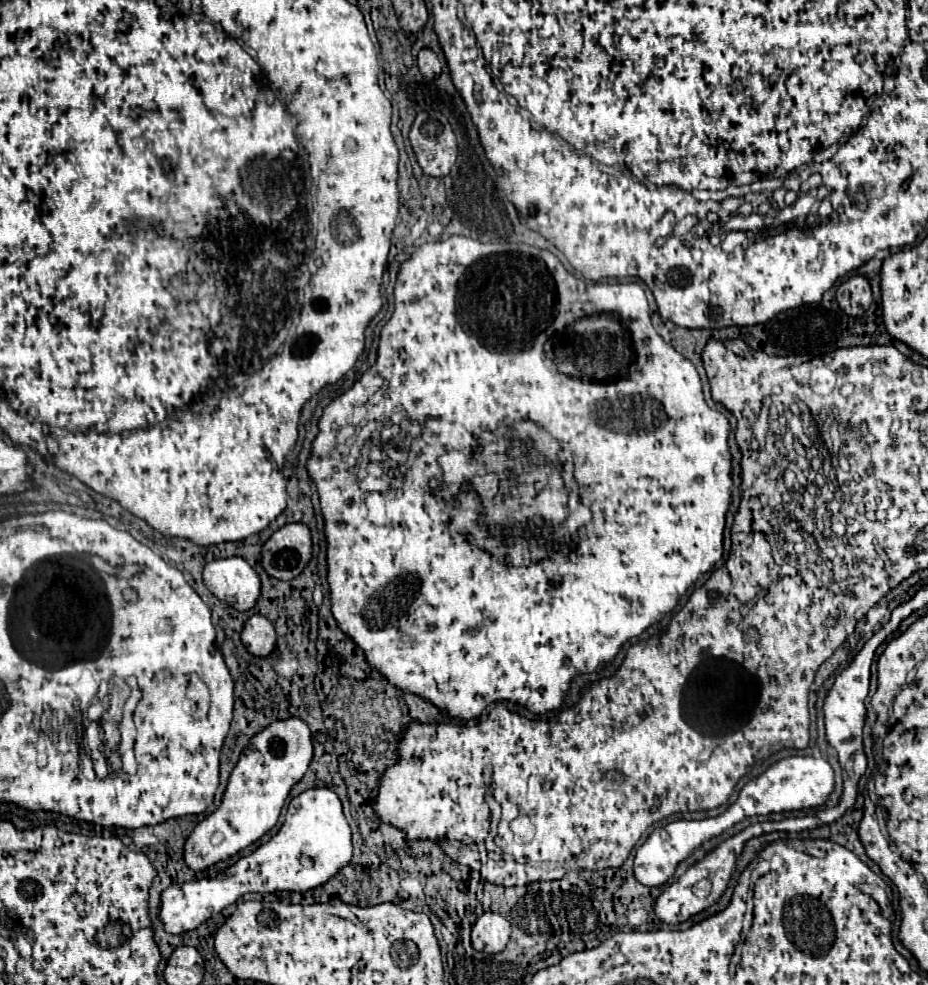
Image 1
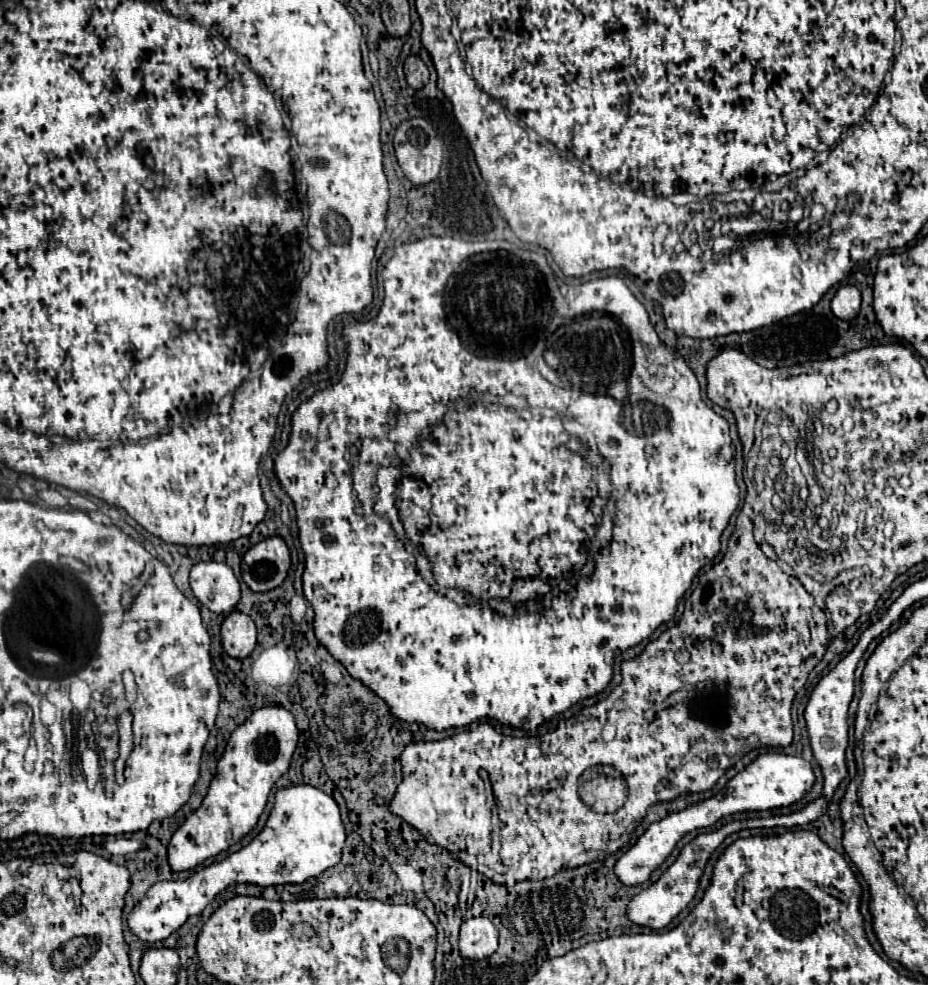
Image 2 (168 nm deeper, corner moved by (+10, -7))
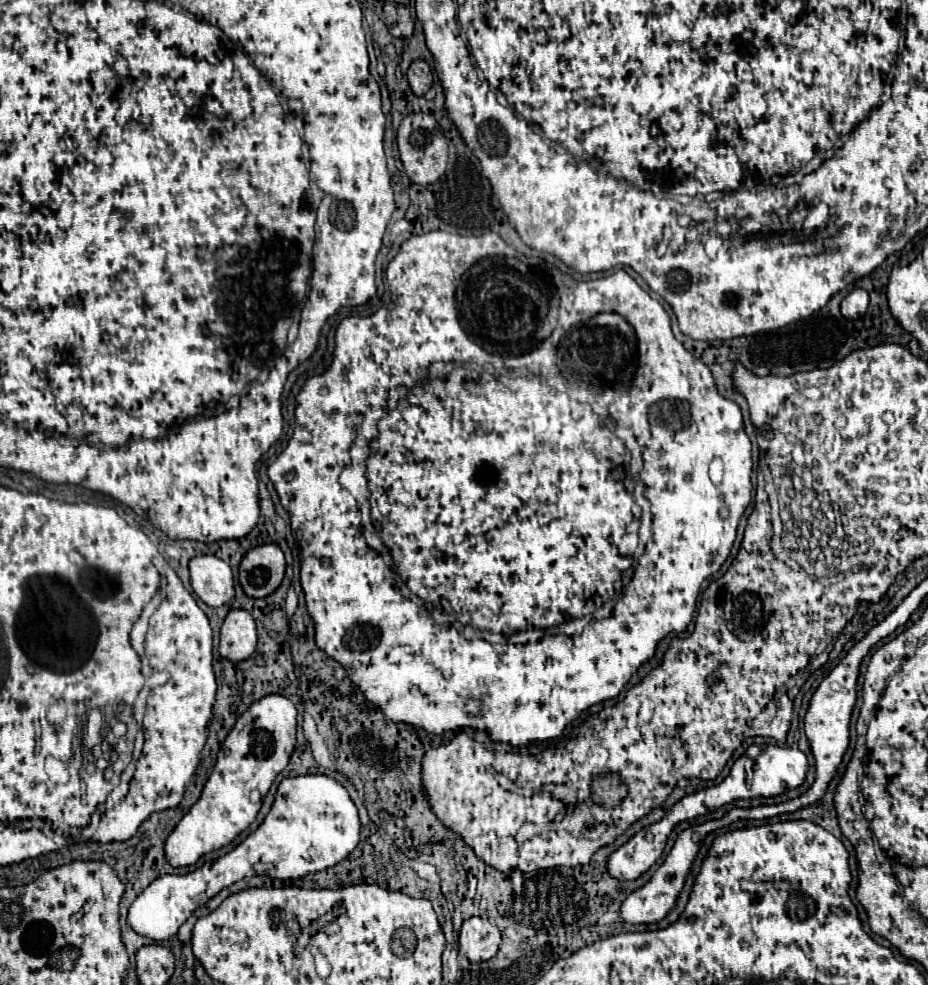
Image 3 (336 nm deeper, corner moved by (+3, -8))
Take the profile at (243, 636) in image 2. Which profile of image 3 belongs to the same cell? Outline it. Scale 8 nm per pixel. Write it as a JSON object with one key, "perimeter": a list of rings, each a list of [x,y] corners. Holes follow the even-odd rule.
{"perimeter":[[[232,609],[220,631],[220,655],[230,661],[244,661],[256,651],[256,621],[244,609]]]}

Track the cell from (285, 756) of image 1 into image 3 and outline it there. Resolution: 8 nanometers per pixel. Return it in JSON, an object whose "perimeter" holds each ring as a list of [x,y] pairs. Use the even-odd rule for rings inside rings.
{"perimeter":[[[266,695],[252,703],[250,709],[236,721],[224,741],[224,755],[208,777],[200,799],[182,817],[176,829],[166,839],[166,859],[172,867],[194,865],[202,855],[228,847],[242,831],[246,831],[266,797],[276,775],[286,769],[296,747],[296,707],[282,695]]]}

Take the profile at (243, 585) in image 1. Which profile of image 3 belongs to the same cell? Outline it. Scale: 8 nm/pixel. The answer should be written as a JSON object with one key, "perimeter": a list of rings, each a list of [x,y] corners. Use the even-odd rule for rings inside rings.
{"perimeter":[[[202,555],[190,561],[190,583],[208,607],[222,607],[234,599],[232,569],[214,555]]]}

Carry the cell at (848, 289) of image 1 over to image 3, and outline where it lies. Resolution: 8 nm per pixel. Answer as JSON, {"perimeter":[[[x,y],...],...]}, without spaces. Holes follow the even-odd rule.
{"perimeter":[[[854,289],[842,301],[842,315],[846,319],[858,319],[868,309],[868,293],[866,289]]]}

